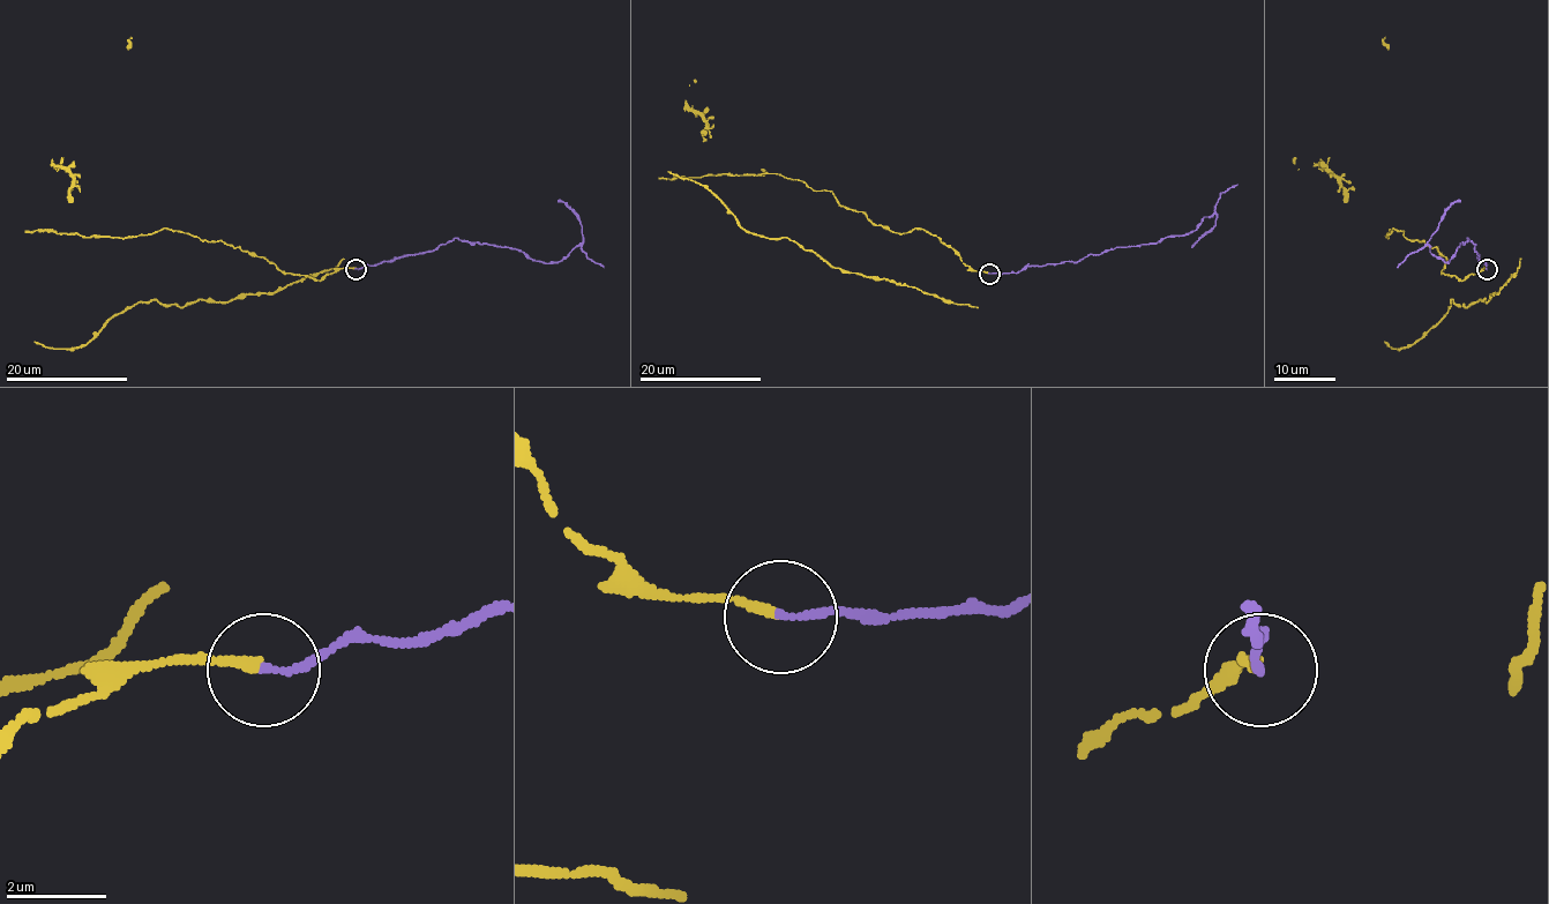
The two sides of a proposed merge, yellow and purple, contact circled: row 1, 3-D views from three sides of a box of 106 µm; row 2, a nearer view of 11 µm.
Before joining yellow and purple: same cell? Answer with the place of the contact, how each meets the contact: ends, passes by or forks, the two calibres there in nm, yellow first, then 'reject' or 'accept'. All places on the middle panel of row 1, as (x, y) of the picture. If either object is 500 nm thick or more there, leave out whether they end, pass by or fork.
place (989, 274); yellow ends; purple ends; calibres 200 and 150 nm; reject

